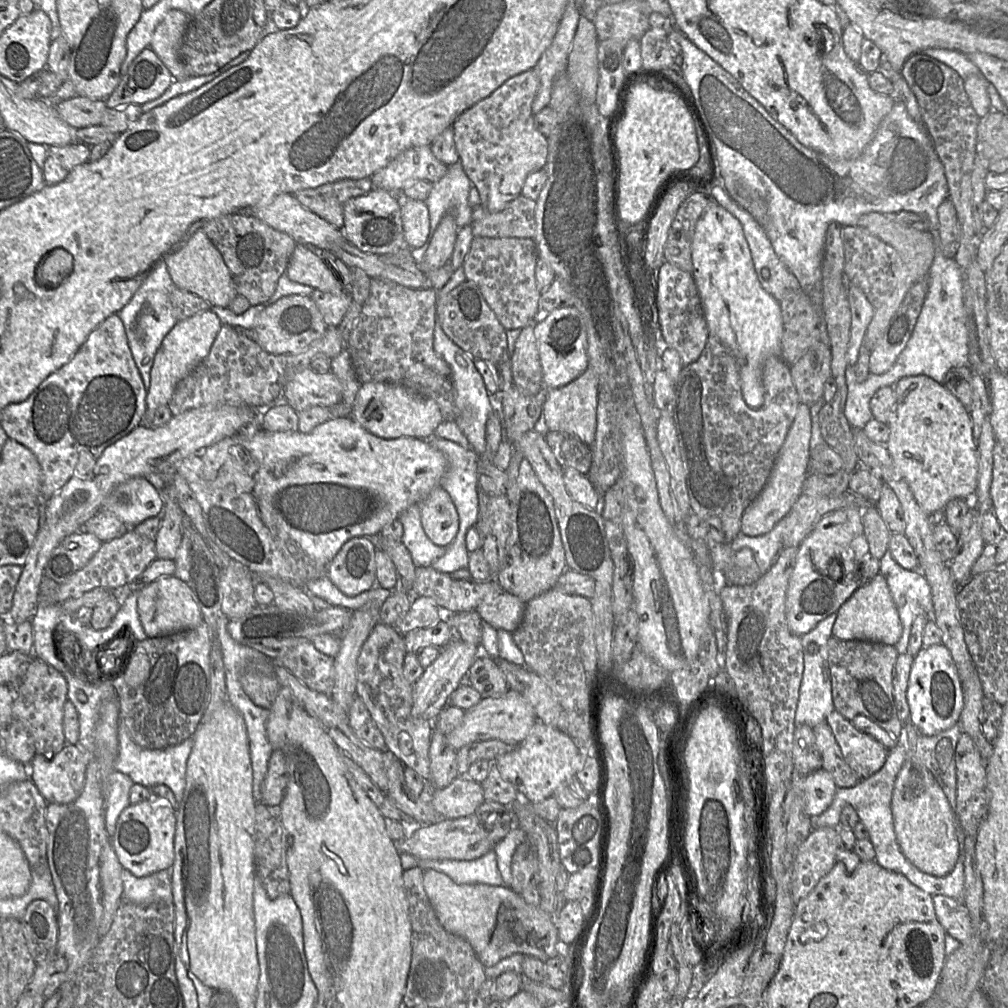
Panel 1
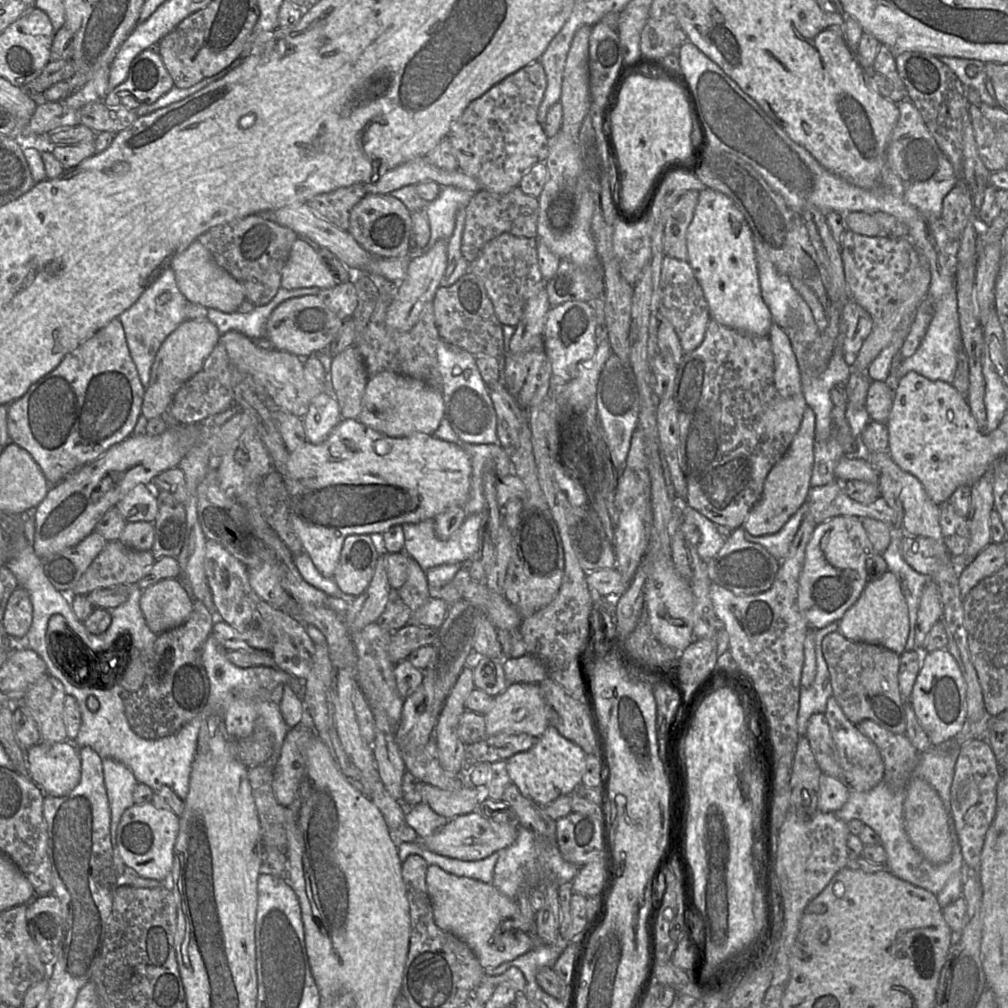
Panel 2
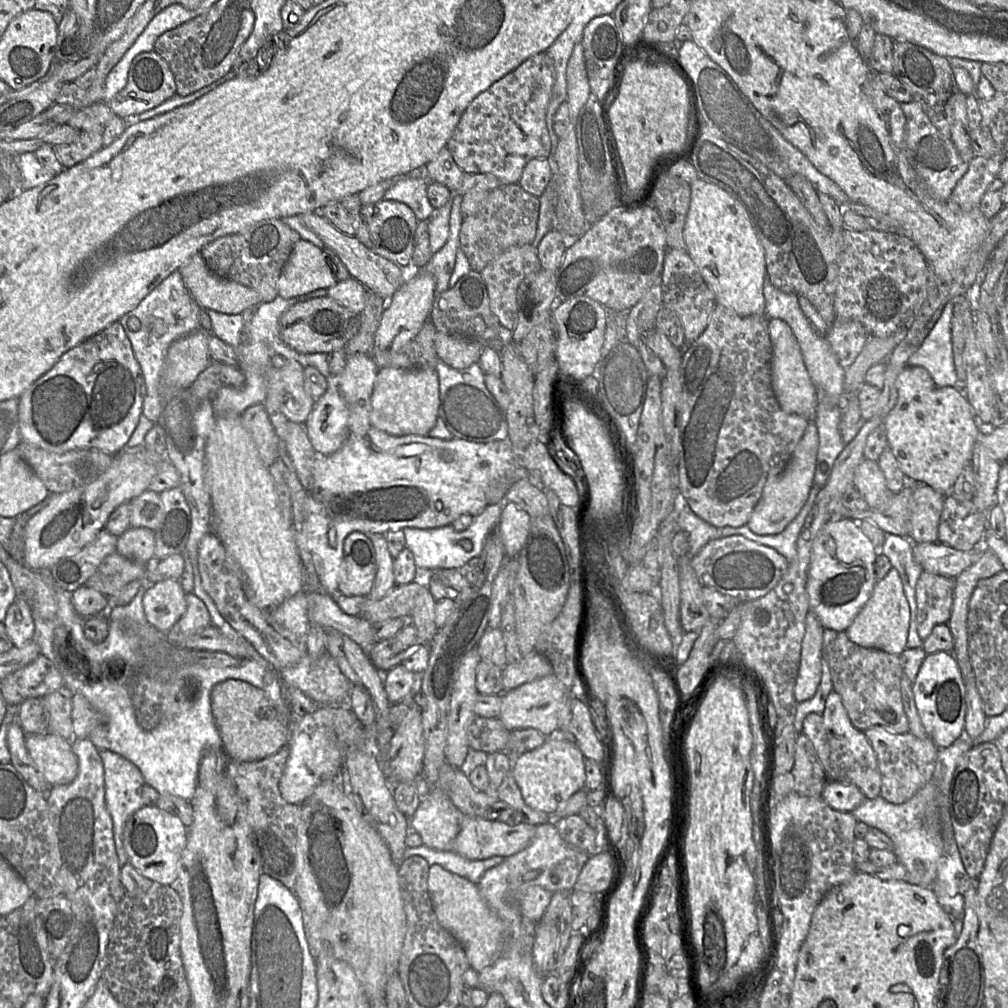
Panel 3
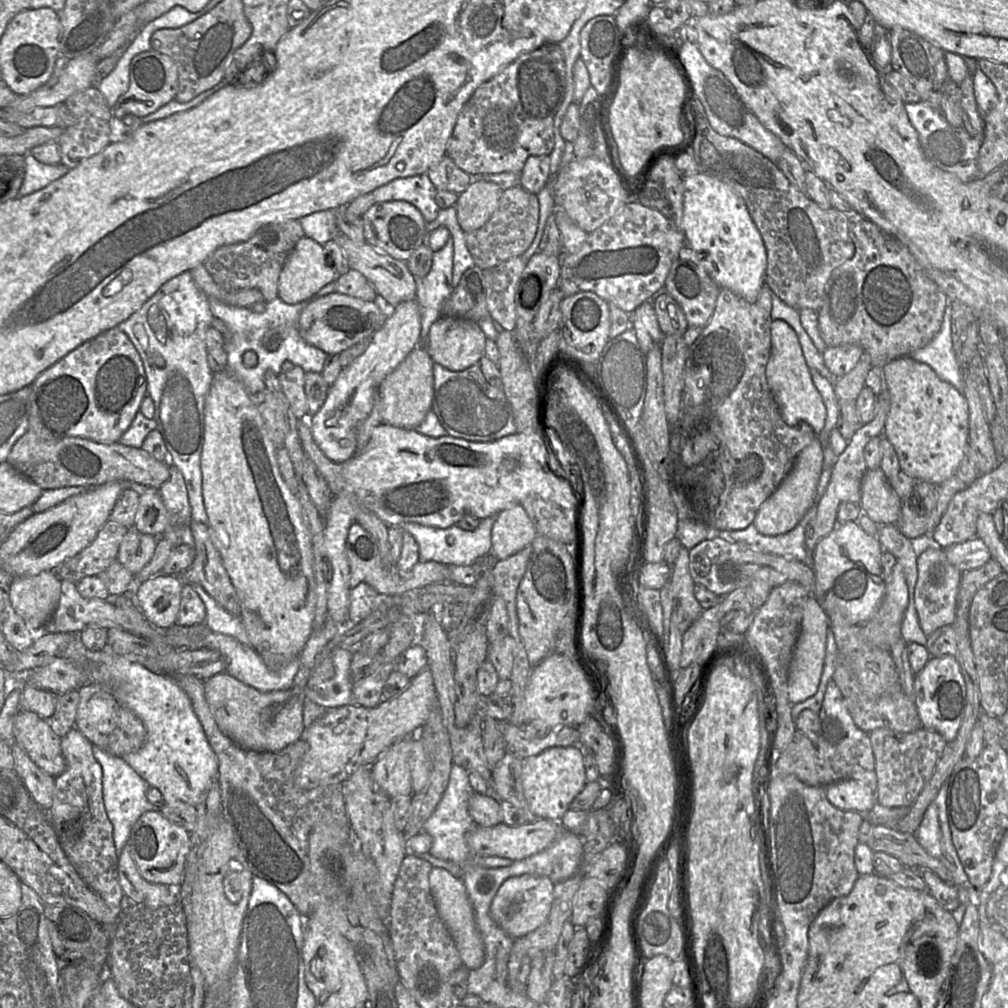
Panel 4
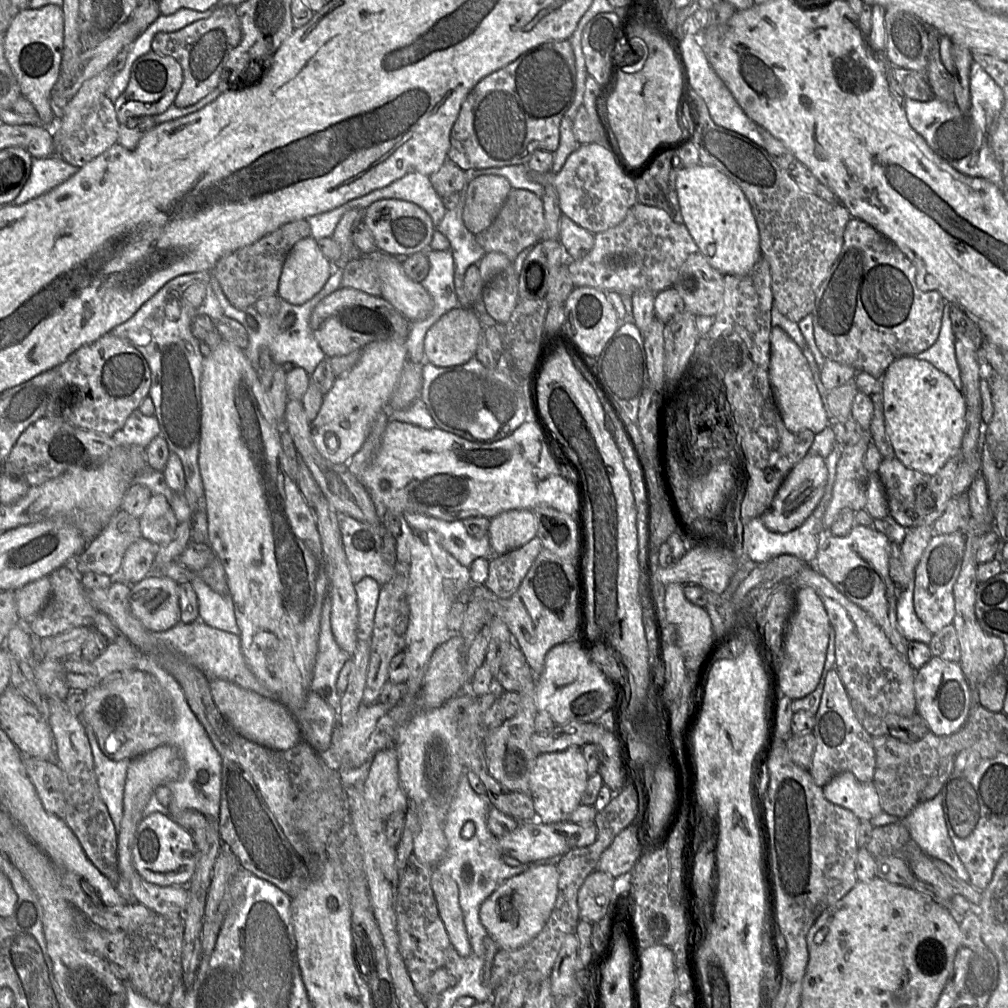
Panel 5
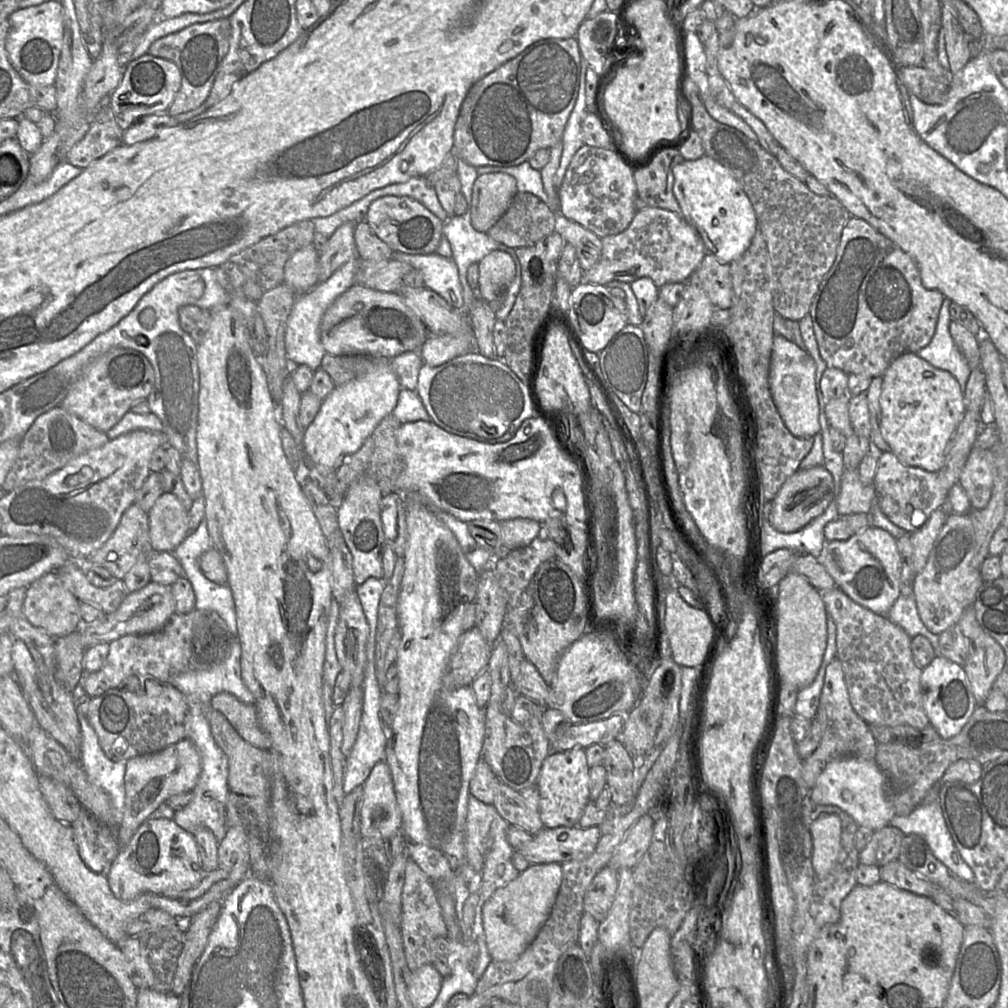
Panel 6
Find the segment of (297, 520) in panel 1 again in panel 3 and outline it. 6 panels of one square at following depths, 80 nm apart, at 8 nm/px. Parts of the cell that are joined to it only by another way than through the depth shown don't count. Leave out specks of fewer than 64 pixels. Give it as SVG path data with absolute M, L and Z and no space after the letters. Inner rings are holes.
M371 426L362 435L349 434L343 446L331 455L323 455L316 452L313 466L313 485L306 499L307 517L305 521L305 534L307 533L309 549L313 555L313 563L321 584L325 588L325 592L333 597L339 592L339 572L344 558L344 541L351 532L360 531L365 534L385 534L389 530L403 529L405 527L435 528L450 525L462 514L477 516L488 505L496 503L503 504L503 497L510 487L520 479L528 479L529 476L530 472L525 467L518 464L518 457L514 453L509 439L488 443L475 443L456 438L442 440L418 435L393 436Z

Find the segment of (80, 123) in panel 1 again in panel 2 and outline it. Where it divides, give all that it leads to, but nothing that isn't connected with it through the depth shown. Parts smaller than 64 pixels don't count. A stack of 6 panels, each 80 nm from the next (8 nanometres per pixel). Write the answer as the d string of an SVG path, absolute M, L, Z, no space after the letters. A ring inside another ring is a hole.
M40 102L26 128L29 135L46 135L79 124L79 110L63 105L63 102Z

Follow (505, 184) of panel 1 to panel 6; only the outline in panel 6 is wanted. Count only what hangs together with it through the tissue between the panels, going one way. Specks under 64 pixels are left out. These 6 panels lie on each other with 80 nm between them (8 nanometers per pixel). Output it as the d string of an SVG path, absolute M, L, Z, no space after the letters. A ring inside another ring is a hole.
M576 38L543 39L527 47L515 58L505 62L494 71L478 80L468 91L462 105L454 128L453 150L458 159L466 161L475 168L481 166L517 166L527 162L538 150L550 149L562 142L565 125L575 105L580 83L581 54Z

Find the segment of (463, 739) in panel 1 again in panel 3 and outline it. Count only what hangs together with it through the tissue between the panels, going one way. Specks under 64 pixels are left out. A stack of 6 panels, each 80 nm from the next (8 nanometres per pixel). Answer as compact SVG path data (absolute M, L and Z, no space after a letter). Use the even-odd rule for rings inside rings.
M553 673L500 695L502 700L498 719L511 732L533 728L549 736L554 731L565 730L571 720L571 693Z

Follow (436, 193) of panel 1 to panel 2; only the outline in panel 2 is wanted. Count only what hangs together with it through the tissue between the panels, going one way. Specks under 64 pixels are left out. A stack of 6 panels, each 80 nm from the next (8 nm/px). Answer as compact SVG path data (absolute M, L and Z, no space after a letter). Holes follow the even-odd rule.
M453 186L441 187L437 198L427 203L426 213L430 227L430 239L427 249L430 249L439 240L448 240L454 231L456 215L461 208L466 208L474 193Z

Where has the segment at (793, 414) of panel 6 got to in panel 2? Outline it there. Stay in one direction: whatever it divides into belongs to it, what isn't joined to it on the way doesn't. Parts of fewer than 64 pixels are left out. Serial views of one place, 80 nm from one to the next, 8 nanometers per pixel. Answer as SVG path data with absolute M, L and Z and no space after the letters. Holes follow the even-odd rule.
M773 323L768 334L774 356L774 385L783 397L802 392L801 372L786 331Z

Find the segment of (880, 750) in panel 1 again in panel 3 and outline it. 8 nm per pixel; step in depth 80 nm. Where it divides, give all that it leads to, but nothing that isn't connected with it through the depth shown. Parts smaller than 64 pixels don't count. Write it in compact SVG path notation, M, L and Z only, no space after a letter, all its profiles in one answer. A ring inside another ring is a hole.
M832 690L826 699L822 717L830 747L829 767L826 771L827 781L853 784L863 792L866 799L874 799L879 796L881 774L875 752L864 732L855 728L851 723L841 696L835 690Z

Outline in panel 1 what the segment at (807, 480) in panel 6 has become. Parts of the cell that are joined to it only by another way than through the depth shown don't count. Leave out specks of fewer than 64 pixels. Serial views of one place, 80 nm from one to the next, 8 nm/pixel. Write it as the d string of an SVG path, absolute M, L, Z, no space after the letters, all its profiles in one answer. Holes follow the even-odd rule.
M800 403L766 484L742 515L741 533L751 537L763 535L789 513L801 495L803 483L808 476L811 433L810 406Z

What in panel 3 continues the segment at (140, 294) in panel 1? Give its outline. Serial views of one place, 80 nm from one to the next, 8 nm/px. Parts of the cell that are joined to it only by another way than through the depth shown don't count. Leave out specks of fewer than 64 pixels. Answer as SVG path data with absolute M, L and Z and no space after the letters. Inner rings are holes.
M176 270L157 285L134 310L119 319L142 370L147 394L158 395L160 372L169 346L178 338L200 330L199 316L202 310L185 287L181 273ZM132 317L138 318L141 323L137 331L128 326Z

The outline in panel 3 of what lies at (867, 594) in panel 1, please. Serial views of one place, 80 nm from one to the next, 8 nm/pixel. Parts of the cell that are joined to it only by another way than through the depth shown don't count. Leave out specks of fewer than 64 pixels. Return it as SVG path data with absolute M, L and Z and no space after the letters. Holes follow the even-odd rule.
M891 567L883 579L877 580L869 601L845 632L848 638L857 645L900 656L907 647L909 616L909 605L902 580L898 571Z

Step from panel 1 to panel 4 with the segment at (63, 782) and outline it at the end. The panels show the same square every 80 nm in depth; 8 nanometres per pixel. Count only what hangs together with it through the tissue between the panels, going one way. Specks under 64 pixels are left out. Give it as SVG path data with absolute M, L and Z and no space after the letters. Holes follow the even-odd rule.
M20 709L13 721L13 741L18 744L31 760L42 770L56 778L66 769L66 760L61 749L61 737L57 735L49 721L36 713Z

